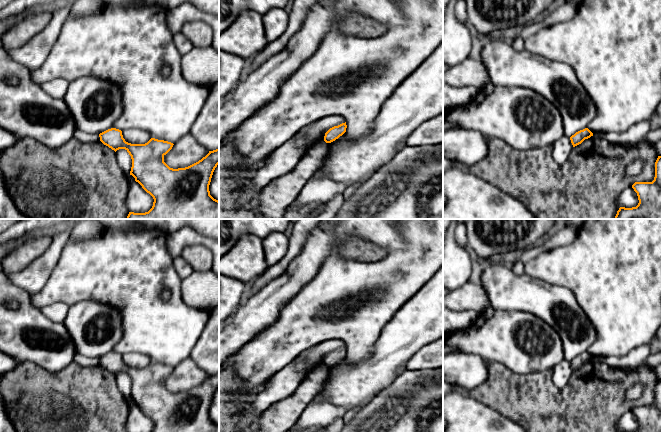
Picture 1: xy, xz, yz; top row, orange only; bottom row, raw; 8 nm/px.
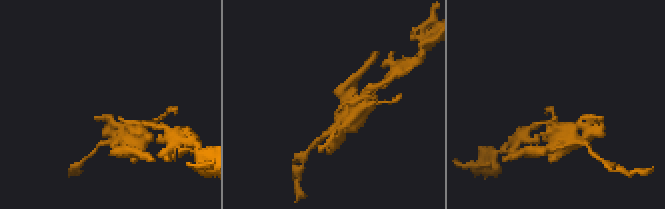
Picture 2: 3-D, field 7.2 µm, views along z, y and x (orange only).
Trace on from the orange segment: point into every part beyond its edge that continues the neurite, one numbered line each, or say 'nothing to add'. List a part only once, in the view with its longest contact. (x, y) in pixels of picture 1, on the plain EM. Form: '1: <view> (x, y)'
nothing to add

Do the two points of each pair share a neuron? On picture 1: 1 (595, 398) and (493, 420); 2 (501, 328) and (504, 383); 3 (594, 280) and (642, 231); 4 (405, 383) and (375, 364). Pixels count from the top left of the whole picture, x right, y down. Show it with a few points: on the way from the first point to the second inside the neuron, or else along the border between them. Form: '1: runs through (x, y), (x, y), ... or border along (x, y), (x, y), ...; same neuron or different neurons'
1: border along (486, 404), (514, 421); different neurons
2: border along (490, 361), (496, 361), (515, 372), (525, 374); different neurons
3: runs through (606, 269), (632, 243); same neuron
4: border along (398, 375), (379, 393); different neurons

